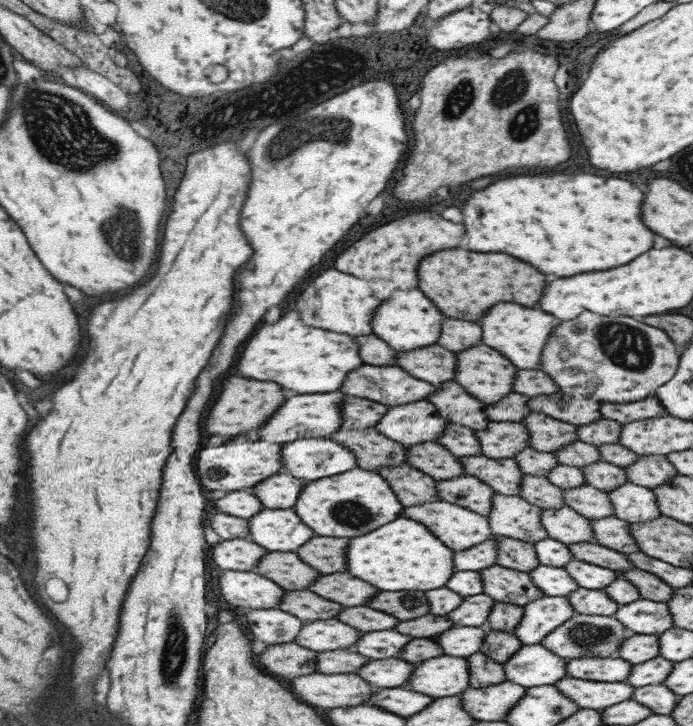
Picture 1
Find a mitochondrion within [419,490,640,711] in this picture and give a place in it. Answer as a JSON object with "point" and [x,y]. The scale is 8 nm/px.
{"point":[586,636]}

